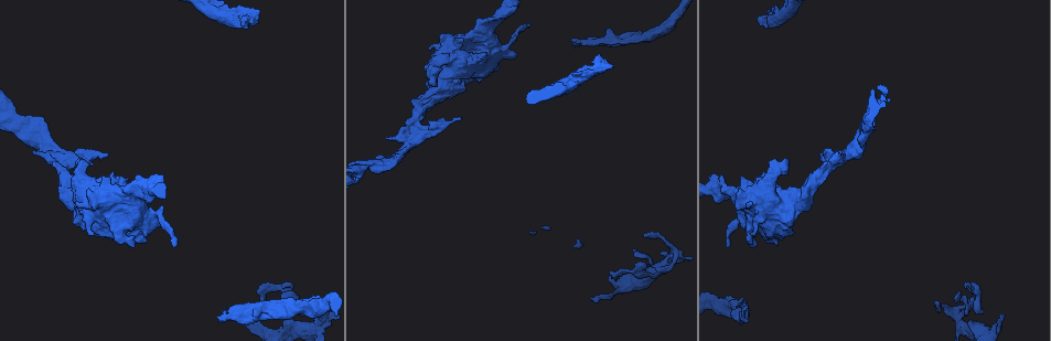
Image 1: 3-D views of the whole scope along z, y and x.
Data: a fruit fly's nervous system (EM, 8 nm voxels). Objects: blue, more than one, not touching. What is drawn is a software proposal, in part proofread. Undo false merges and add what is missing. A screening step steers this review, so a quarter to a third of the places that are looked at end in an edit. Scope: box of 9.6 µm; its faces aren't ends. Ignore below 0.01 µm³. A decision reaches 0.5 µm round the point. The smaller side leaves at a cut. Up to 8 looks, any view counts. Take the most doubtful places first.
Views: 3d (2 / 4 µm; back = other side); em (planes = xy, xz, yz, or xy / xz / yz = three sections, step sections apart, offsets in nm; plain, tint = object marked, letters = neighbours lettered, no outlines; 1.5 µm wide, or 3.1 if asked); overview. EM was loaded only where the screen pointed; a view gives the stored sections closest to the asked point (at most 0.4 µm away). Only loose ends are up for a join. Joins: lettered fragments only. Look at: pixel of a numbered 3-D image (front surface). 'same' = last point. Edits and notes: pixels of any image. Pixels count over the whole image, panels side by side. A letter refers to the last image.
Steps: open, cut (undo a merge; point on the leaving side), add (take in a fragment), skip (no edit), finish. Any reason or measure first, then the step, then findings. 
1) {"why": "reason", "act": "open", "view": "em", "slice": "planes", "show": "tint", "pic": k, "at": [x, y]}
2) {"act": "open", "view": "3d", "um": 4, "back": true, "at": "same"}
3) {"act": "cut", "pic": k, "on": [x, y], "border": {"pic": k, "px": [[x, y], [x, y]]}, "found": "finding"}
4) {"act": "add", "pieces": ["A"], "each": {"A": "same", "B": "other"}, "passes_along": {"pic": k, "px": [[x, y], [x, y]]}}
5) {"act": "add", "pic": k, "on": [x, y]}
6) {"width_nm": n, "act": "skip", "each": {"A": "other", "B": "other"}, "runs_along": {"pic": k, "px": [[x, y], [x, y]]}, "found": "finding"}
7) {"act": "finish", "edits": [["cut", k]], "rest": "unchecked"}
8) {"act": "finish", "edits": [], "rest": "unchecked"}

{"why": "long arm stops here", "act": "open", "view": "em", "slice": "xy", "step": 8, "show": "letters", "pic": 1, "at": [744, 322]}

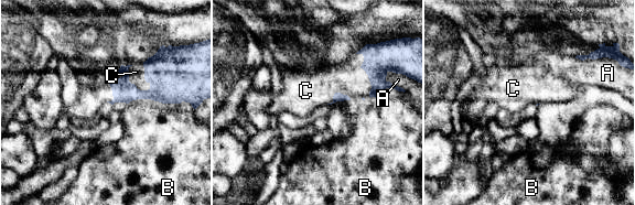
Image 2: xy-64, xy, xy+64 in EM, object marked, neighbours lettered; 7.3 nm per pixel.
{"longest_contact_nm": ["B", 400], "act": "add", "pieces": ["C"], "each": {"A": "other", "B": "other", "C": "same"}, "found": "it goes on there"}

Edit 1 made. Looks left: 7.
{"why": "branch stops here", "act": "open", "view": "em", "slice": "planes", "show": "letters", "pic": 1, "at": [1000, 313]}

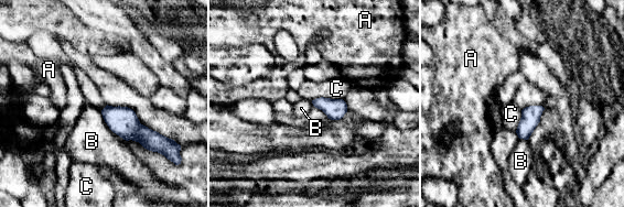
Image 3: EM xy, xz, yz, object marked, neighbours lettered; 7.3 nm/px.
{"act": "skip", "each": {"A": "other", "B": "other", "C": "other"}, "border": {"pic": 3, "px": [[342, 98], [316, 97], [311, 100]]}, "found": "none of them fits"}

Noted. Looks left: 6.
{"act": "open", "view": "em", "slice": "planes", "show": "plain", "pic": 1, "at": [859, 141]}

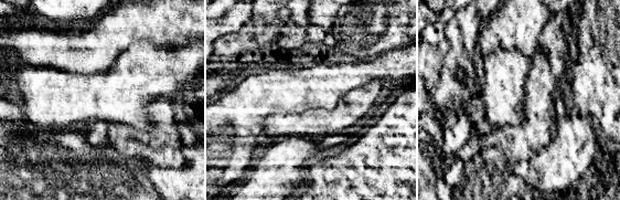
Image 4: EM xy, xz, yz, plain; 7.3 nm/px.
{"act": "open", "view": "em", "slice": "planes", "show": "tint", "at": "same"}

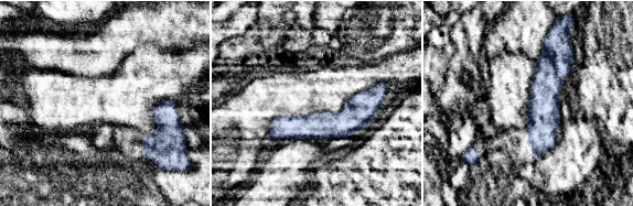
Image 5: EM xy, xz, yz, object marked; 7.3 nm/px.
{"why": "what lies round it", "act": "open", "view": "em", "slice": "planes", "show": "letters", "at": "same"}

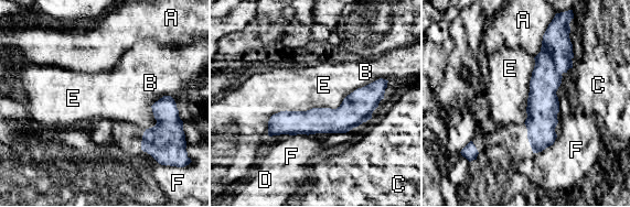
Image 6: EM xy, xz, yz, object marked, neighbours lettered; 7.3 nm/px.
{"act": "skip", "each": {"A": "other", "B": "other", "C": "other", "D": "other", "E": "other", "F": "other"}, "runs_along": {"pic": 6, "px": [[377, 90], [341, 120], [270, 132]]}, "found": "all the same neuron"}

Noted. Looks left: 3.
{"act": "finish", "edits": [["add", 2]], "rest": "unchecked"}

